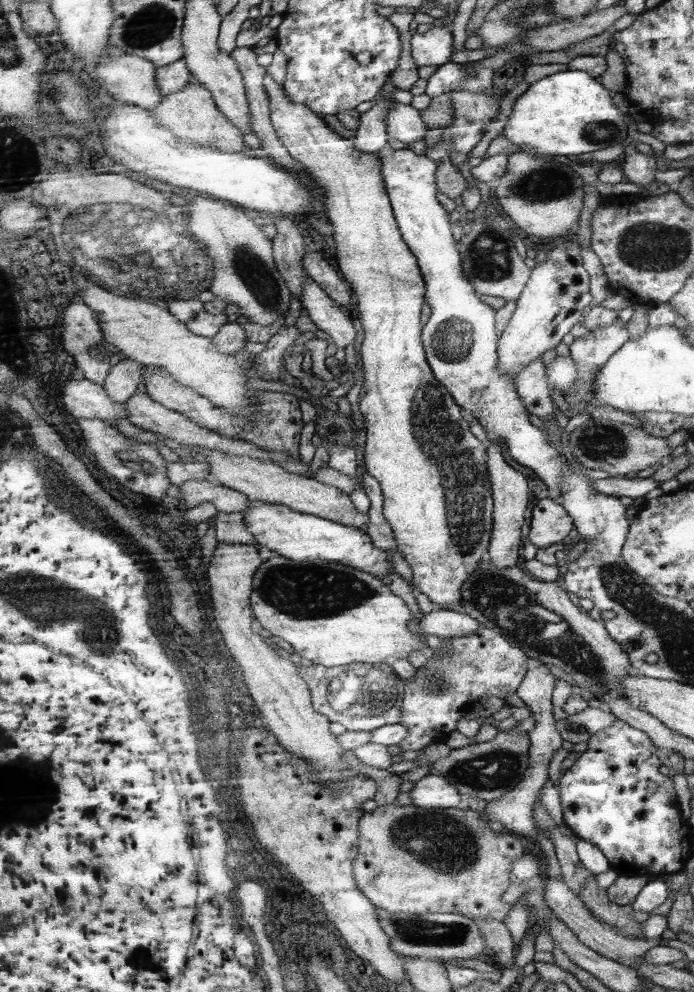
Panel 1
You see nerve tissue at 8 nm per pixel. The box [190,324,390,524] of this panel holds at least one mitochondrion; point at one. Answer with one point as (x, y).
(338, 433)

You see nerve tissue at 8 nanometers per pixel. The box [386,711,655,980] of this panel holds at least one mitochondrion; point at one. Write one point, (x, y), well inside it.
(444, 842)

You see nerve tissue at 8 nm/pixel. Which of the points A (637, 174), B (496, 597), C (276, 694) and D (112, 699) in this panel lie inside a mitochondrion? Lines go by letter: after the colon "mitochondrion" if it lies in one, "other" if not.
A: other
B: mitochondrion
C: other
D: other

